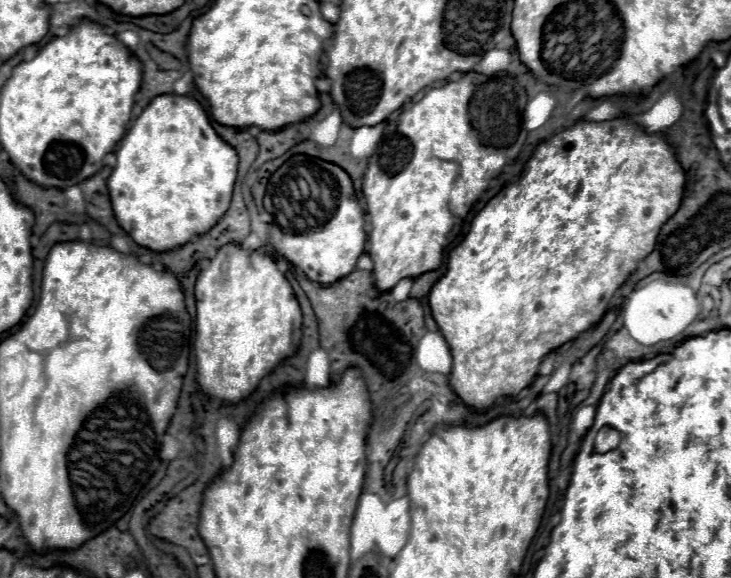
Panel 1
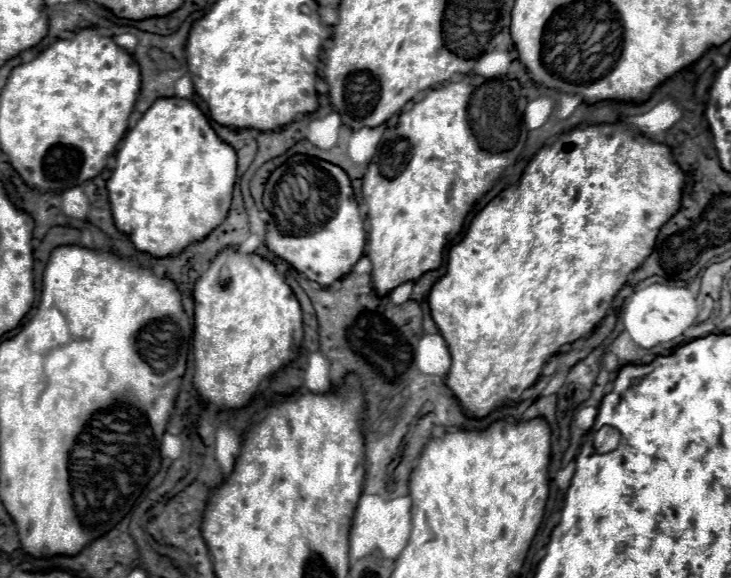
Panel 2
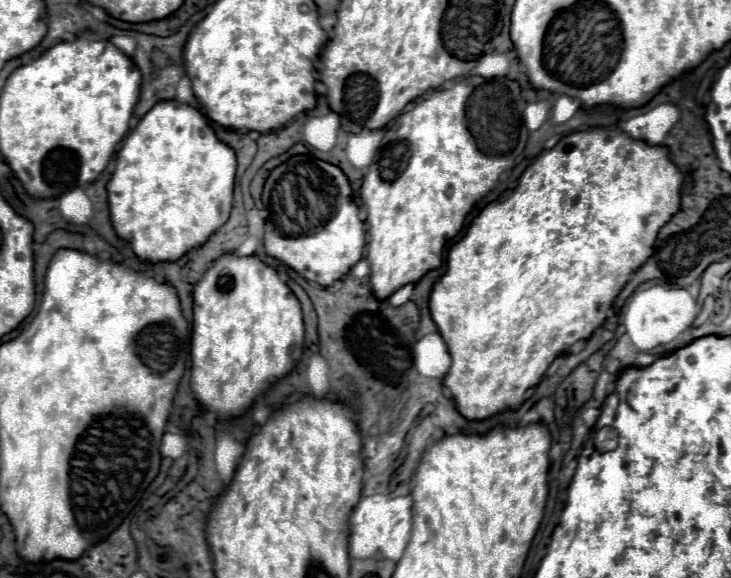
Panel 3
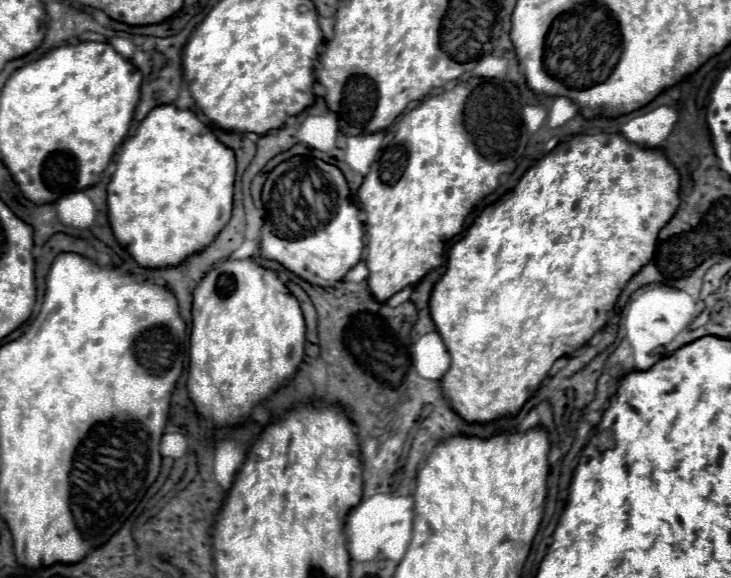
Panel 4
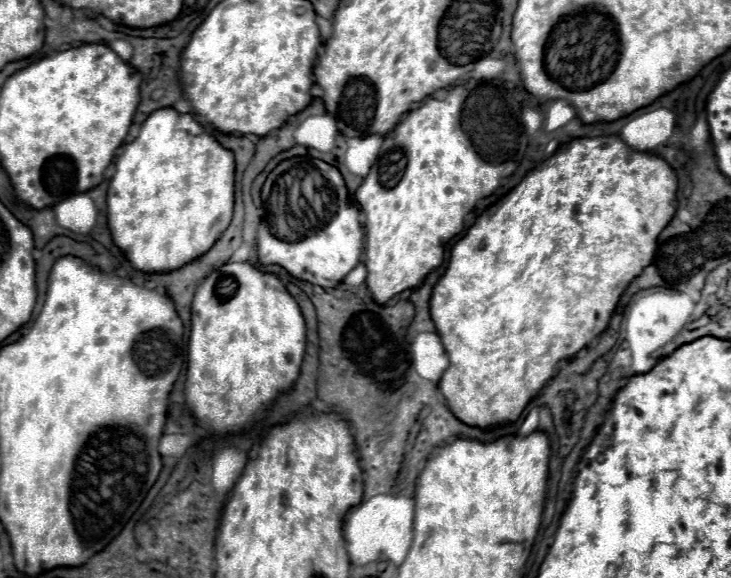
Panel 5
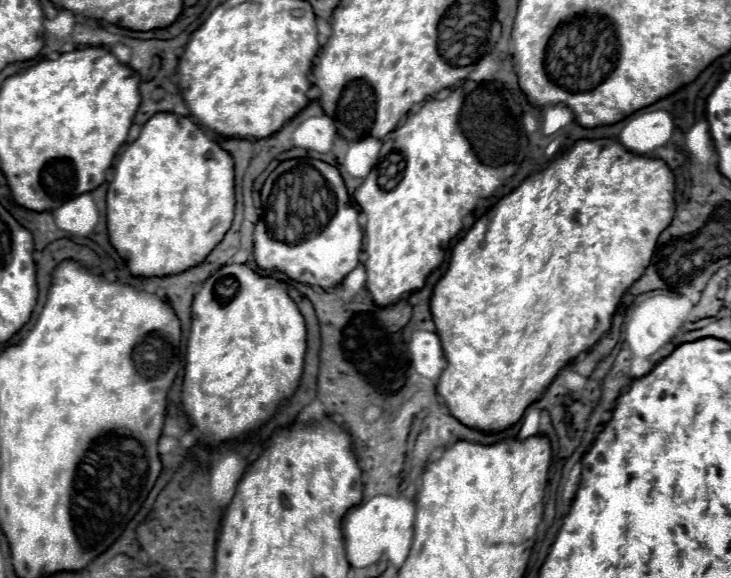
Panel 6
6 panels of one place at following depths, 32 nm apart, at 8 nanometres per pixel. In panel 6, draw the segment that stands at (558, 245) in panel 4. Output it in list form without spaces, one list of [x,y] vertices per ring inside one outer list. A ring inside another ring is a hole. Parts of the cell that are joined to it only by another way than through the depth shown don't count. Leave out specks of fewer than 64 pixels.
[[[578,140],[570,150],[562,152],[550,166],[538,176],[526,178],[512,194],[504,196],[486,216],[476,220],[476,224],[468,230],[468,234],[452,248],[452,258],[446,274],[434,288],[430,310],[436,324],[436,334],[440,336],[440,344],[444,348],[444,356],[448,366],[440,374],[436,382],[436,392],[442,396],[450,414],[468,428],[478,428],[484,432],[502,432],[516,424],[524,410],[542,398],[544,390],[552,384],[560,368],[576,360],[582,352],[588,352],[602,334],[610,332],[612,318],[618,310],[618,304],[626,290],[644,276],[644,268],[652,262],[656,240],[660,232],[664,232],[674,216],[674,176],[670,168],[662,160],[650,160],[638,154],[632,154],[616,140]]]

